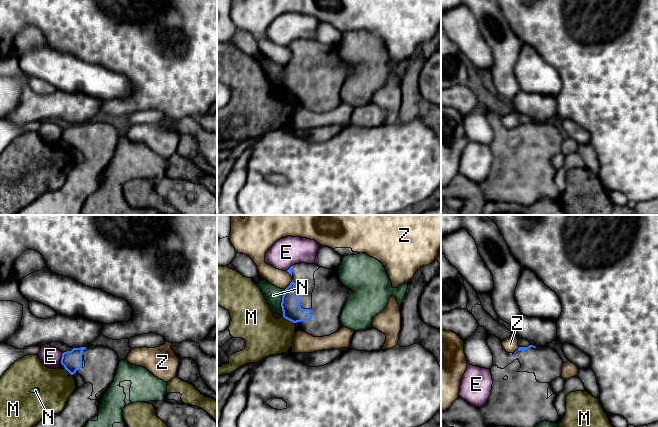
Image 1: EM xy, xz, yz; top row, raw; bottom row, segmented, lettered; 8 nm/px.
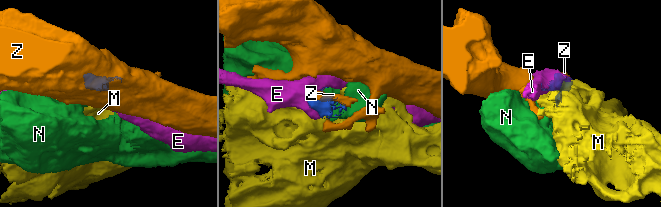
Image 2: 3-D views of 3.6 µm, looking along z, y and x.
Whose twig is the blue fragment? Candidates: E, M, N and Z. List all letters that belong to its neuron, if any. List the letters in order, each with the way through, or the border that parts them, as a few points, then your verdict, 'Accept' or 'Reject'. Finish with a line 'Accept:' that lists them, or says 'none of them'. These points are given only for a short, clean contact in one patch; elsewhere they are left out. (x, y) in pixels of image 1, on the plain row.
E: Reject
M: Reject
N: Boundary: xz (285, 65), (281, 78), (282, 91). Reject
Z: Reject
Accept: none of them

